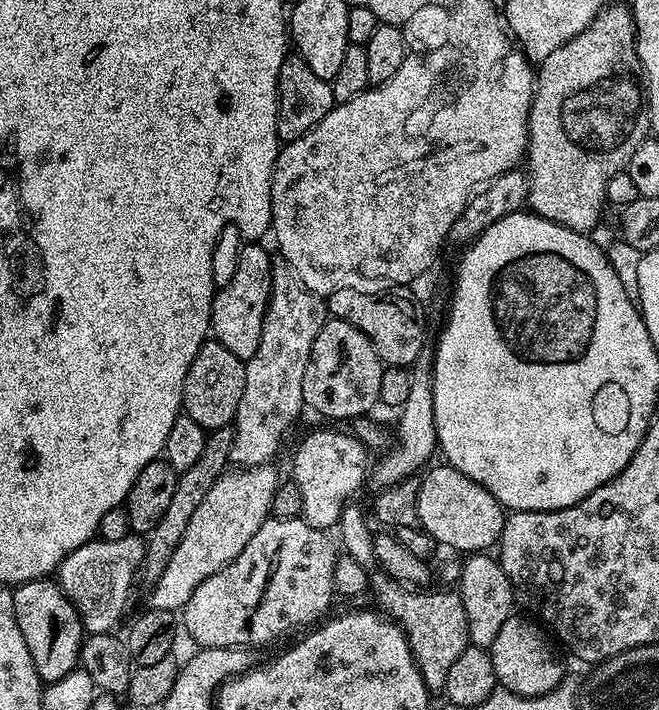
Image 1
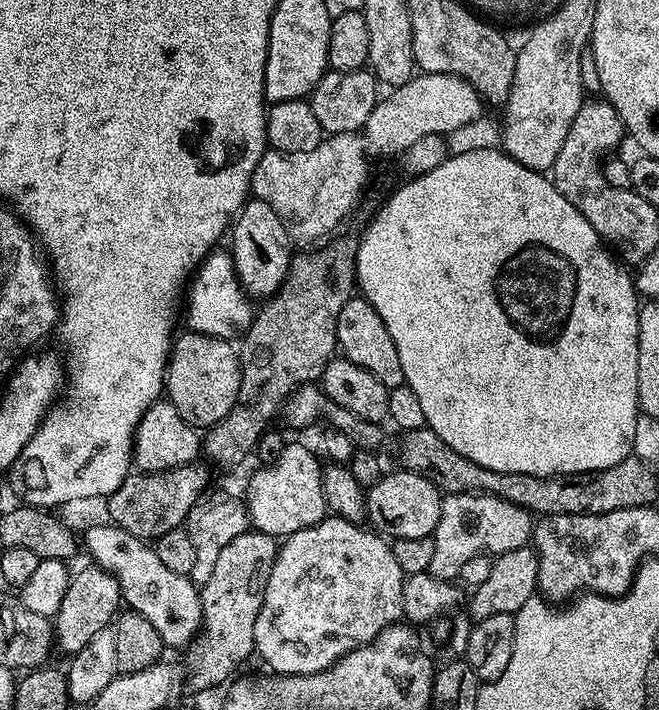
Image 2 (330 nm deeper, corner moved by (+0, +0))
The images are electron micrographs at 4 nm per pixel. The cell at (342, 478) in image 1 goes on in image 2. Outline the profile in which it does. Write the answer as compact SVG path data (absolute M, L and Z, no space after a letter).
M285 443L284 452L273 464L257 467L257 472L248 480L248 518L251 527L268 536L287 538L298 530L314 526L325 519L322 478L324 468L321 457L311 452L304 444Z

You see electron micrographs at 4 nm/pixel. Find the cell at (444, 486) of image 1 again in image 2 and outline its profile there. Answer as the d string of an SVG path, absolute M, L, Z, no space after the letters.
M395 470L381 475L373 488L367 489L367 523L379 535L397 540L398 538L426 538L436 531L440 517L442 493L429 480L413 472Z

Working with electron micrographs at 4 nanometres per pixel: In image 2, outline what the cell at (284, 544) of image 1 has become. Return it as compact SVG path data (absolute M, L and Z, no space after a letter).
M329 515L327 518L319 520L314 526L298 530L293 536L287 537L277 547L276 561L270 570L270 578L266 582L266 590L262 598L262 610L258 610L258 622L254 622L254 642L256 643L254 652L261 656L269 664L273 673L282 676L301 676L302 674L318 674L326 670L334 662L338 662L350 650L360 648L363 644L369 644L383 628L389 628L403 617L402 610L402 586L404 585L405 574L402 566L398 566L398 561L392 553L391 543L385 537L369 530L367 527L351 524L342 518Z

